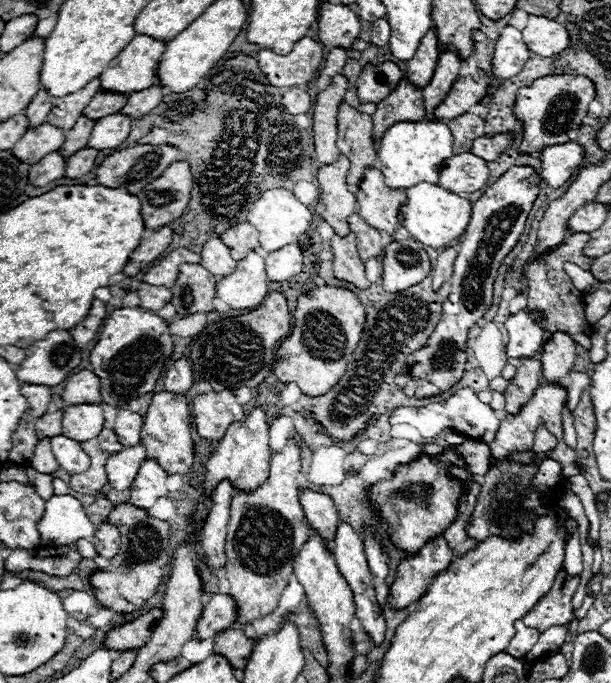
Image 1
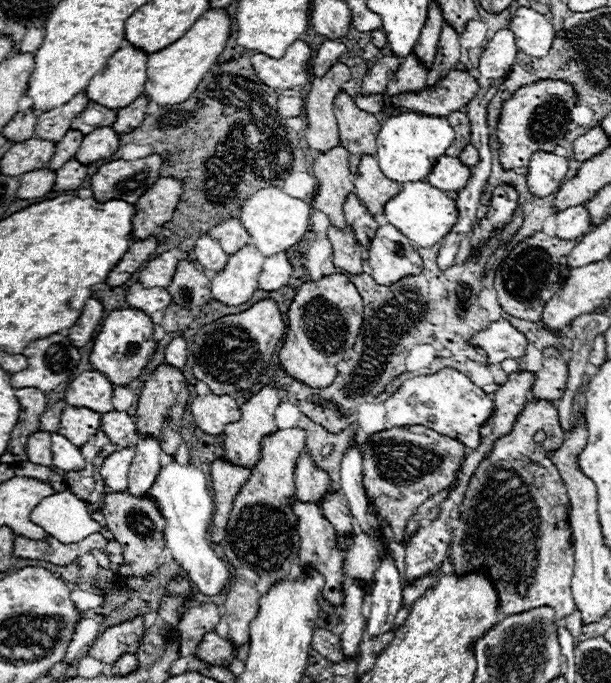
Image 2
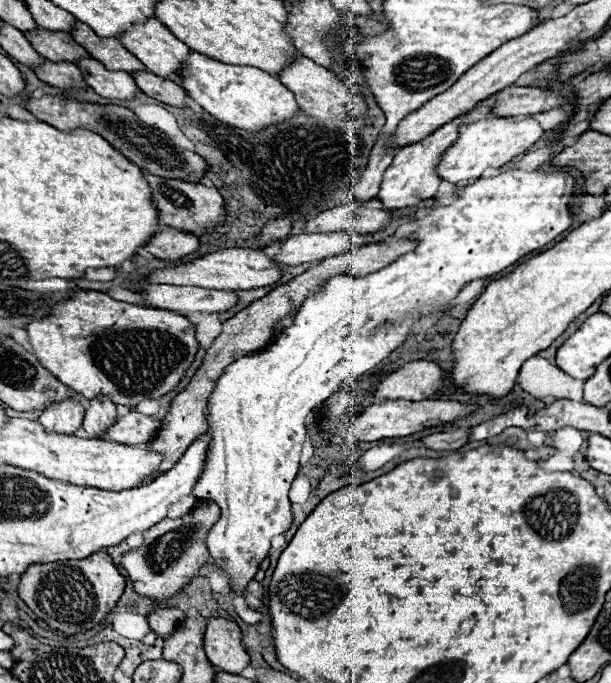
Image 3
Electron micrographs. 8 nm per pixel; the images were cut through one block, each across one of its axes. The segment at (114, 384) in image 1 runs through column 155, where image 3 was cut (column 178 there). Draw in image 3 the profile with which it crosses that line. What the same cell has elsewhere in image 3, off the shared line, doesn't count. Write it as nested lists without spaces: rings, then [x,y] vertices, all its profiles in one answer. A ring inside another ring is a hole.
[[[94,290],[76,292],[72,298],[54,306],[52,314],[48,314],[44,320],[30,322],[26,330],[40,364],[62,384],[72,388],[76,394],[86,396],[88,400],[96,396],[108,396],[114,404],[124,404],[132,410],[144,398],[160,400],[168,392],[176,390],[198,350],[196,324],[192,324],[188,316],[160,308],[126,304]]]

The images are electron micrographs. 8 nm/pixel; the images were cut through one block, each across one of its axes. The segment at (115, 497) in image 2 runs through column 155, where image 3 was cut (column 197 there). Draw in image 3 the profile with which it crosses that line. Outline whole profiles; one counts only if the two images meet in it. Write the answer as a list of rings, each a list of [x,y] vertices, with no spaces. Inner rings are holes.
[[[198,502],[182,518],[164,518],[158,522],[158,526],[146,530],[144,544],[128,550],[120,560],[134,584],[134,592],[152,600],[166,600],[178,594],[210,560],[210,552],[206,548],[206,532],[210,532],[210,528],[220,520],[220,514],[222,510],[216,502]]]

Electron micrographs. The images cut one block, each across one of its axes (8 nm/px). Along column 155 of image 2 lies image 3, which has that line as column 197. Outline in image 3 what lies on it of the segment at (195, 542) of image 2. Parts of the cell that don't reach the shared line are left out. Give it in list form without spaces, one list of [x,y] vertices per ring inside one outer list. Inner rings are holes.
[[[508,170],[494,178],[478,178],[474,184],[458,190],[458,200],[454,204],[432,204],[432,212],[424,216],[418,230],[410,234],[410,238],[420,242],[418,250],[366,278],[332,278],[330,284],[322,286],[320,294],[310,296],[302,304],[294,324],[288,326],[278,340],[258,354],[238,358],[226,368],[210,396],[208,432],[212,444],[202,478],[198,480],[198,486],[194,486],[194,496],[204,502],[216,500],[222,508],[222,518],[208,532],[206,544],[214,564],[230,576],[232,590],[238,596],[244,594],[246,584],[258,572],[258,564],[268,556],[270,538],[284,534],[292,524],[288,490],[300,466],[300,450],[306,438],[304,418],[348,378],[362,376],[394,348],[402,346],[414,320],[436,306],[442,306],[444,310],[450,308],[450,302],[470,280],[502,272],[522,256],[566,232],[576,222],[570,204],[578,194],[578,178],[560,170]]]

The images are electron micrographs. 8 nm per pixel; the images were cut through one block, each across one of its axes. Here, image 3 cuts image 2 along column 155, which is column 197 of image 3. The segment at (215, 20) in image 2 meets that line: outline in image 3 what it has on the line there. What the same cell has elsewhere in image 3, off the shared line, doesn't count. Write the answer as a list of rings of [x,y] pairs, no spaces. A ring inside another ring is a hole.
[[[190,52],[190,58],[186,60],[186,70],[182,70],[182,78],[184,90],[208,114],[212,114],[224,124],[236,126],[250,134],[262,132],[272,124],[282,124],[294,118],[298,112],[294,94],[286,86],[282,86],[276,76],[252,66],[230,66],[212,58],[204,58],[202,54]]]

